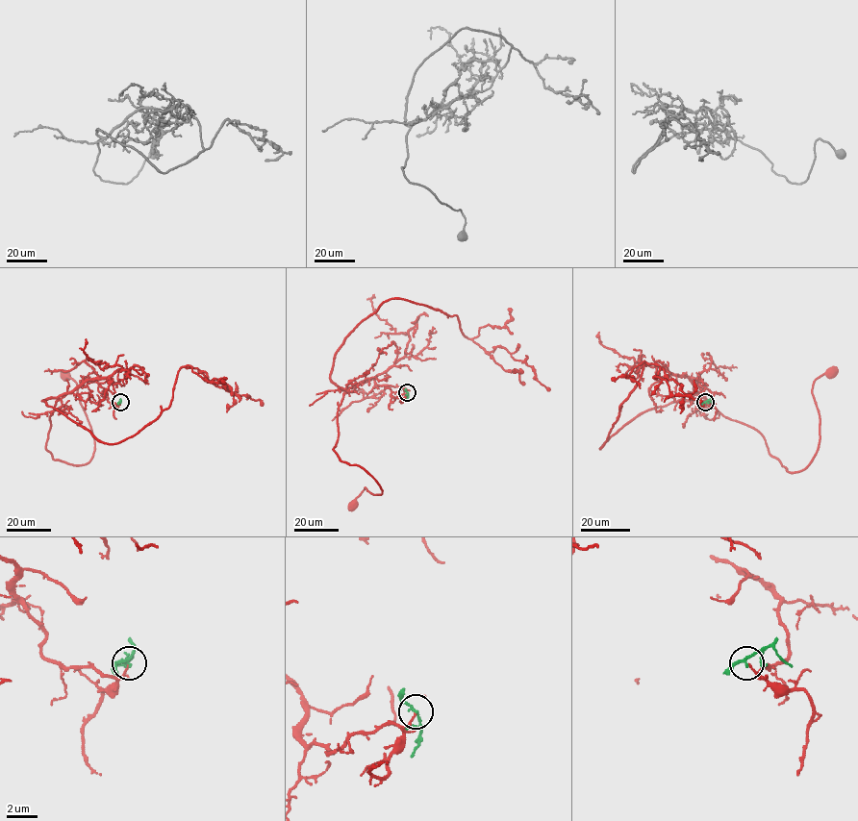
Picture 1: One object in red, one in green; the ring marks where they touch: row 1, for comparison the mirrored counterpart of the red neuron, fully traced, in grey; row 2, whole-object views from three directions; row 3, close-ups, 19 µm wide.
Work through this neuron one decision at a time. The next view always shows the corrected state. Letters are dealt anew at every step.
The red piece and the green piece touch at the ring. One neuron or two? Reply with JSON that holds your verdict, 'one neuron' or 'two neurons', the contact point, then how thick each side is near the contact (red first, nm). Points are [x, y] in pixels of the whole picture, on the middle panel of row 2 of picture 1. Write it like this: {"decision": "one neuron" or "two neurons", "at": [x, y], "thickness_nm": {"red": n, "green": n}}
{"decision": "two neurons", "at": [407, 392], "thickness_nm": {"red": 100, "green": 160}}

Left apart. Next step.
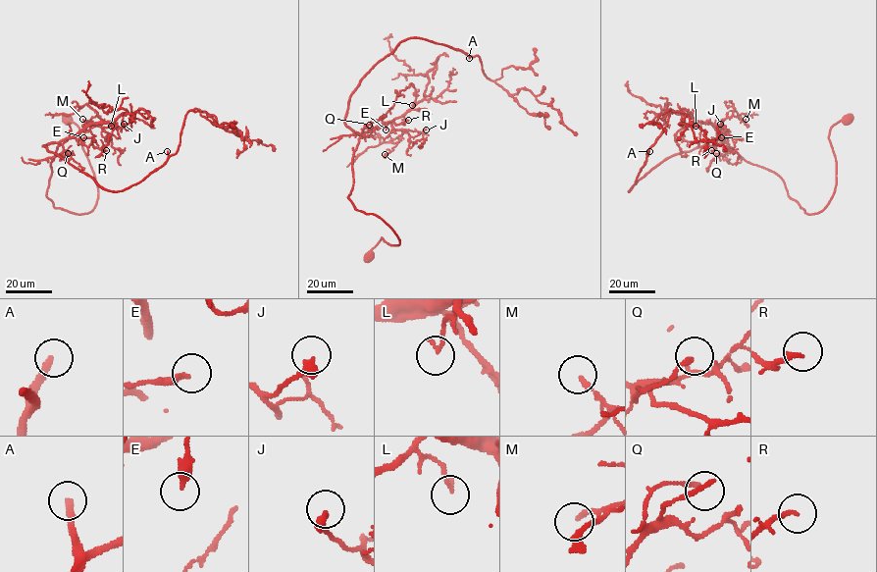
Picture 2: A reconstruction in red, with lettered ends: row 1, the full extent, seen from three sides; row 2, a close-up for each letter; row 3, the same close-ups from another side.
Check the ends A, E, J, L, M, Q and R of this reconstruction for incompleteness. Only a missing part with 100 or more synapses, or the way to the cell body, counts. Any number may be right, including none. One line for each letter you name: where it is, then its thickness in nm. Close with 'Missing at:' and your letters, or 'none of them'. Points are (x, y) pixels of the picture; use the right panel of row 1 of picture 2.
A: at (649, 151); 240 nm thick
Missing at: A

